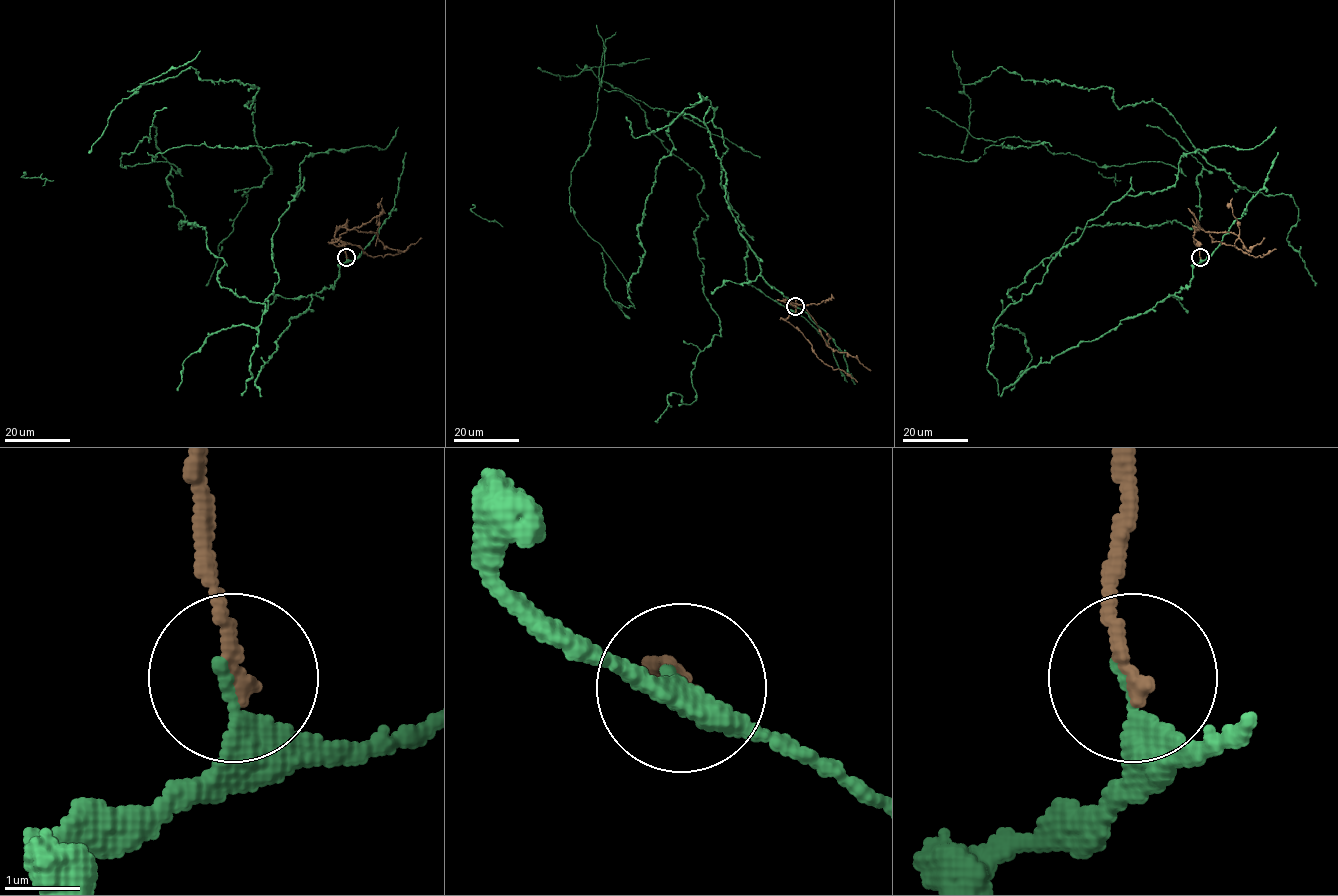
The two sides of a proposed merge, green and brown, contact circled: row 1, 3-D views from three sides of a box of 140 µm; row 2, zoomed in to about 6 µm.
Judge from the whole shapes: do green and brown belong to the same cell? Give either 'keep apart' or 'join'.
keep apart

